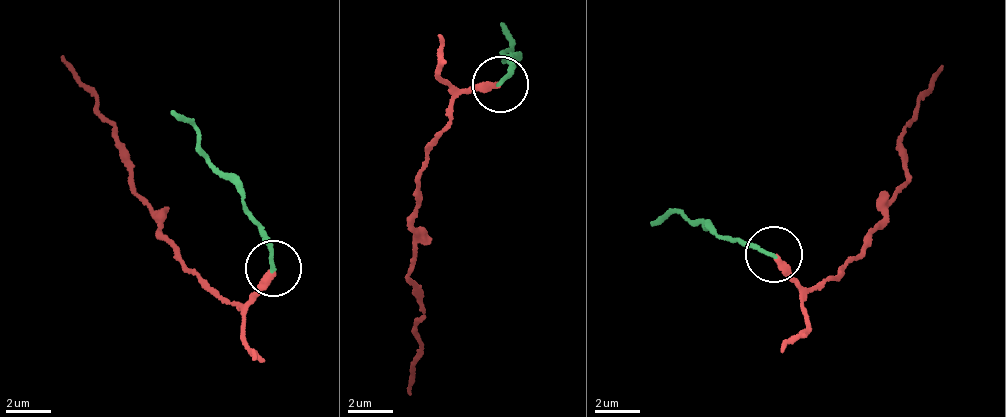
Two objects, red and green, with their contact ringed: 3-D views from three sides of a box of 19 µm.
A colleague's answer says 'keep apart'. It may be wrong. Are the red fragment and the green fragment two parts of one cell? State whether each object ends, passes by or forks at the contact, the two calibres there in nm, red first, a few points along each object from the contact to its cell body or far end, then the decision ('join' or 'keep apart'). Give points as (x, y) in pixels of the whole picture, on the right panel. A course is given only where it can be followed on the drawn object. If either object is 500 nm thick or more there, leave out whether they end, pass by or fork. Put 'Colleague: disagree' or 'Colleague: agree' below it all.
red ends | green ends | 300/170 nm | red via (773, 254), (809, 288), (861, 249), (883, 219), (883, 201), (907, 178), (901, 131), (944, 64) | green via (773, 254), (713, 226), (698, 223), (672, 211), (651, 228) | keep apart
Colleague: agree

